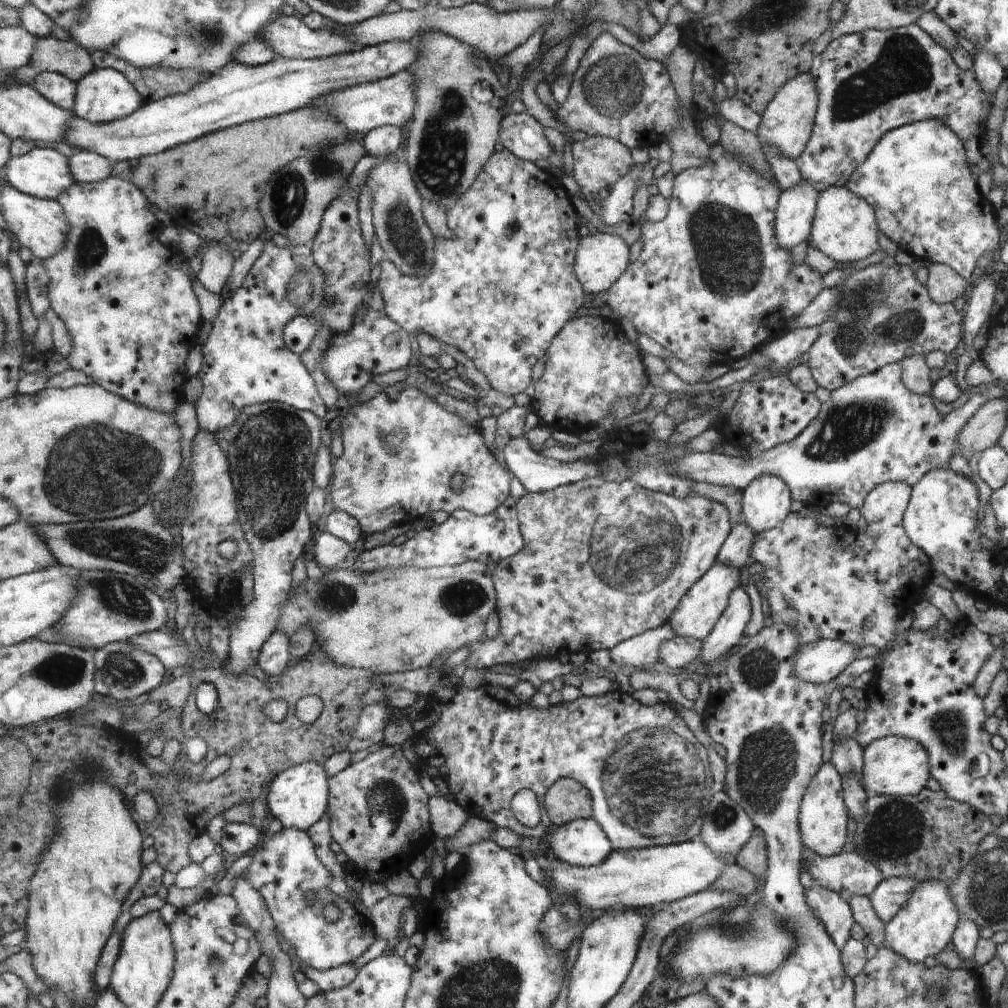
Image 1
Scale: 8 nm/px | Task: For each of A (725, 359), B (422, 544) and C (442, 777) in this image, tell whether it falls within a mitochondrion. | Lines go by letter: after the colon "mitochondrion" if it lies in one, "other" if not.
A: other
B: other
C: other

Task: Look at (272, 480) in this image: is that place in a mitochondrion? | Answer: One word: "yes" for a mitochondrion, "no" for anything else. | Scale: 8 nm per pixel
yes

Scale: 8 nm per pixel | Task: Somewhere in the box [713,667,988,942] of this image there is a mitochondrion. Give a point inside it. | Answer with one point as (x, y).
(768, 758)

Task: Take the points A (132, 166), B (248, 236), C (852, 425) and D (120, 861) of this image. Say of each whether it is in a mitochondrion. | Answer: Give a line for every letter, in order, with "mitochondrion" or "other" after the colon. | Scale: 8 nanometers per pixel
A: other
B: other
C: mitochondrion
D: other

